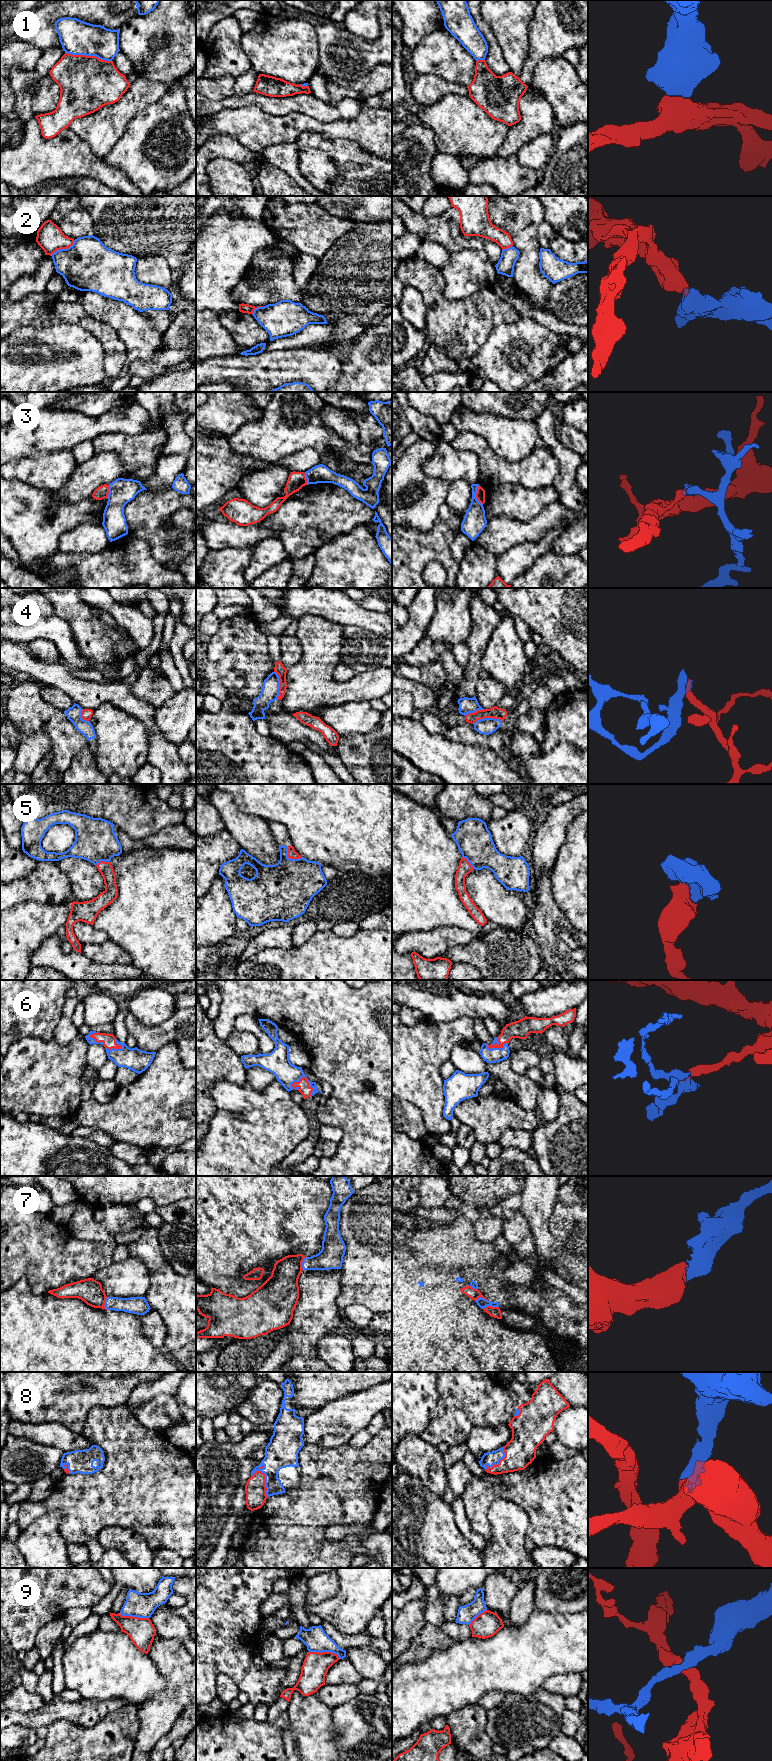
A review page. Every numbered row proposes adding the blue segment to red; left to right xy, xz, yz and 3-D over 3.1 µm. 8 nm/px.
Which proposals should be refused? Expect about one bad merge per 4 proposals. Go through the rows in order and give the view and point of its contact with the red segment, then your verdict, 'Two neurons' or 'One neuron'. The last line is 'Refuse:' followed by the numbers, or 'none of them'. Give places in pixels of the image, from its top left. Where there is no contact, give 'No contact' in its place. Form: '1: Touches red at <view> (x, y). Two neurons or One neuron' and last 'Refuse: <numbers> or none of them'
1: Touches red at xy (88, 56). Two neurons
2: Touches red at xy (63, 248). Two neurons
3: Touches red at yz (476, 495). Two neurons
4: Touches red at xz (280, 685). Two neurons
5: Touches red at xz (290, 858). One neuron
6: Touches red at xz (306, 1079). One neuron
7: Touches red at yz (490, 1306). One neuron
8: Touches red at xz (264, 1480). One neuron
9: Touches red at xz (325, 1652). Two neurons
Refuse: 1, 2, 3, 4, 9

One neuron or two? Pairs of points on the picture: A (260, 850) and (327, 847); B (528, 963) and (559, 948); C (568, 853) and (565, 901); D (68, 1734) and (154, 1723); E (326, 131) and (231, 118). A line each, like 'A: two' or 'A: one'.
A: two
B: two
C: one
D: two
E: one

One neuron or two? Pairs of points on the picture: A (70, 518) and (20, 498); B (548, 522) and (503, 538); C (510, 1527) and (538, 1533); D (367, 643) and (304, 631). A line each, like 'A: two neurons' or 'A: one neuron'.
A: one neuron
B: one neuron
C: two neurons
D: two neurons

